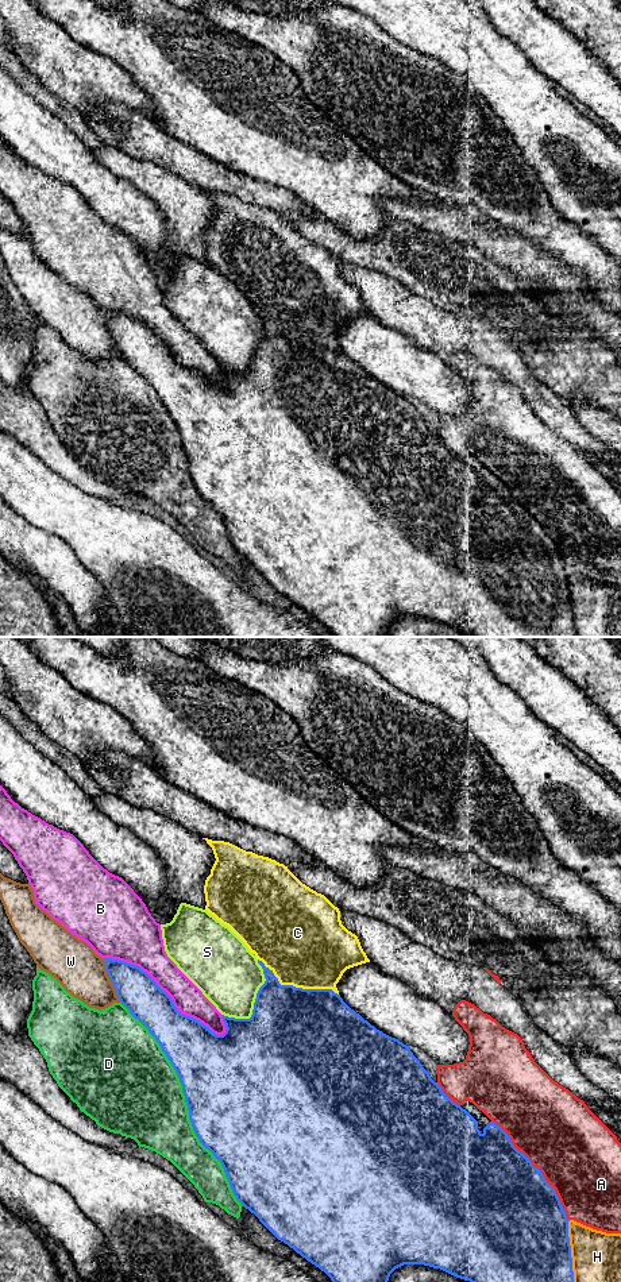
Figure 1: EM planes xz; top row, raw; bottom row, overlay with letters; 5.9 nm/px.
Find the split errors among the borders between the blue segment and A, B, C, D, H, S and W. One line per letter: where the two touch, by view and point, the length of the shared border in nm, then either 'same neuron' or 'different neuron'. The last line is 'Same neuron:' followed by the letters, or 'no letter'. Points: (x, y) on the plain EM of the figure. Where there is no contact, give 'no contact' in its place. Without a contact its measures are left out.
A: contact xz (539, 522); length 750 nm; different neuron
B: contact xz (168, 347); length 850 nm; different neuron
C: contact xz (297, 340); length 550 nm; different neuron
D: contact xz (186, 456); length 1400 nm; different neuron
H: contact xz (570, 605); length 380 nm; different neuron
S: contact xz (254, 355); length 400 nm; different neuron
W: contact xz (110, 331); length 280 nm; different neuron
Same neuron: no letter

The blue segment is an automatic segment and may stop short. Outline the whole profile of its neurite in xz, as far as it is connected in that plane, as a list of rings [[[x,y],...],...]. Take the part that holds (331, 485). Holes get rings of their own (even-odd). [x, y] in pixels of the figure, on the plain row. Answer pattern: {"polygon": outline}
{"polygon": [[[112,310],[104,313],[120,355],[148,382],[173,417],[182,437],[193,483],[200,495],[221,515],[236,552],[278,592],[324,623],[335,637],[386,637],[390,626],[404,617],[440,621],[472,637],[574,636],[570,572],[543,525],[513,498],[508,486],[495,475],[490,474],[481,484],[478,474],[443,445],[409,398],[377,382],[351,362],[340,347],[332,341],[281,337],[273,323],[258,312],[266,333],[256,345],[251,370],[235,371],[221,367],[227,382],[223,387],[216,387],[198,372],[182,367],[171,350],[139,318]]]}

